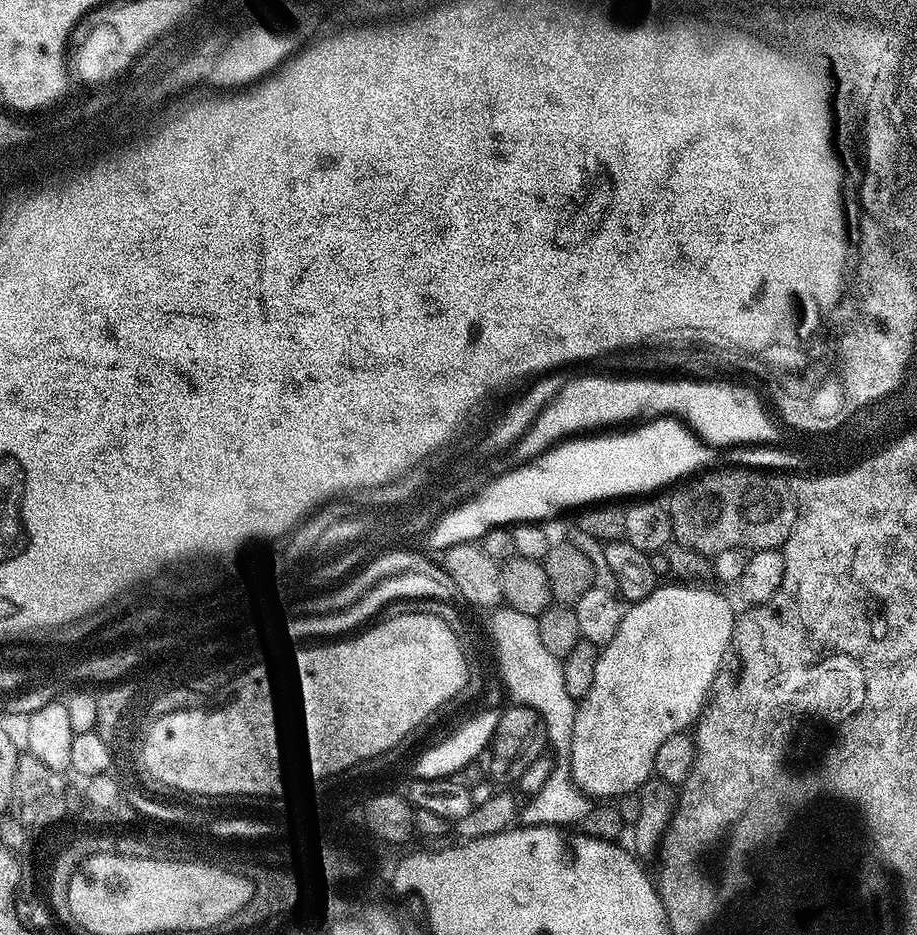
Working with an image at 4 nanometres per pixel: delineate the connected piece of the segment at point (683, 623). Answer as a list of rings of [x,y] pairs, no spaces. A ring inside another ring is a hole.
[[[683,583],[657,586],[645,598],[637,600],[625,611],[622,618],[622,626],[618,626],[618,634],[610,638],[608,644],[600,648],[600,657],[594,666],[594,686],[582,697],[576,706],[576,717],[574,718],[574,734],[572,735],[572,747],[570,749],[570,771],[572,780],[580,788],[581,792],[589,798],[619,798],[629,794],[639,793],[645,782],[653,779],[654,754],[658,754],[662,742],[670,738],[670,734],[678,734],[691,729],[700,718],[700,713],[704,711],[704,705],[713,691],[712,683],[716,680],[716,675],[720,672],[720,663],[724,660],[724,655],[729,655],[732,647],[732,625],[734,623],[734,611],[728,605],[728,600],[720,592],[708,588],[712,586],[685,586]]]

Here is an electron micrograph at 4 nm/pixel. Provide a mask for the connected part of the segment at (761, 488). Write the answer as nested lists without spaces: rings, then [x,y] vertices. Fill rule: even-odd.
[[[733,466],[727,470],[705,471],[696,478],[701,480],[693,479],[688,482],[693,484],[677,487],[677,492],[666,501],[675,543],[685,544],[685,549],[698,552],[704,558],[735,548],[759,550],[767,544],[776,548],[776,542],[783,540],[788,532],[788,524],[792,524],[792,511],[784,508],[784,504],[776,504],[776,488],[768,488],[772,472]]]

